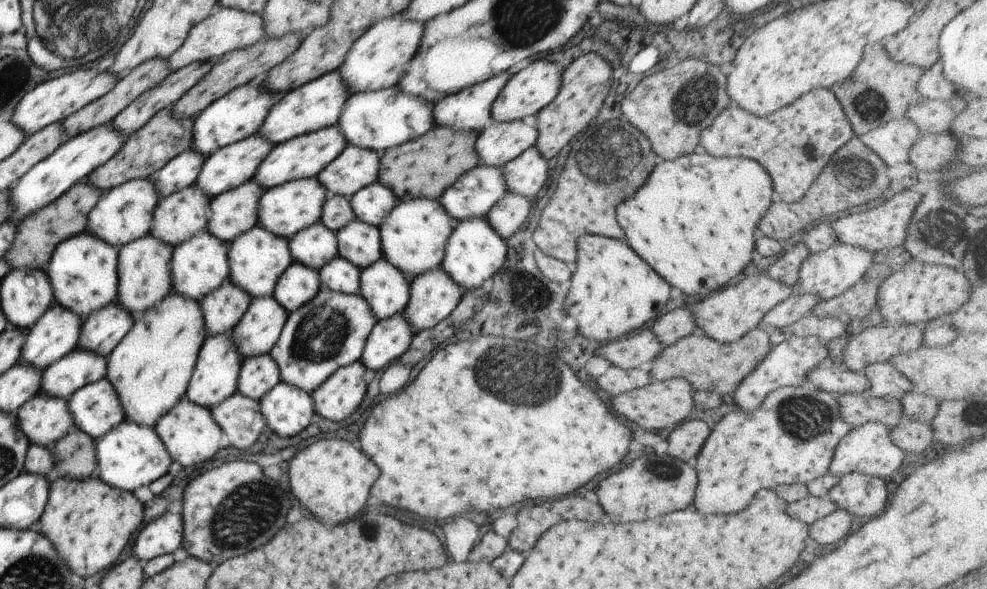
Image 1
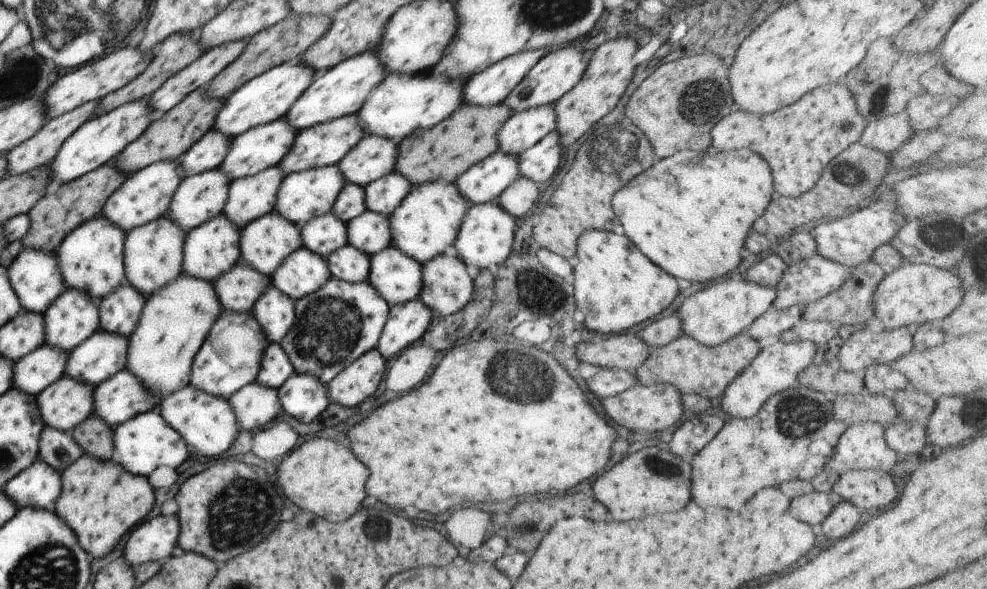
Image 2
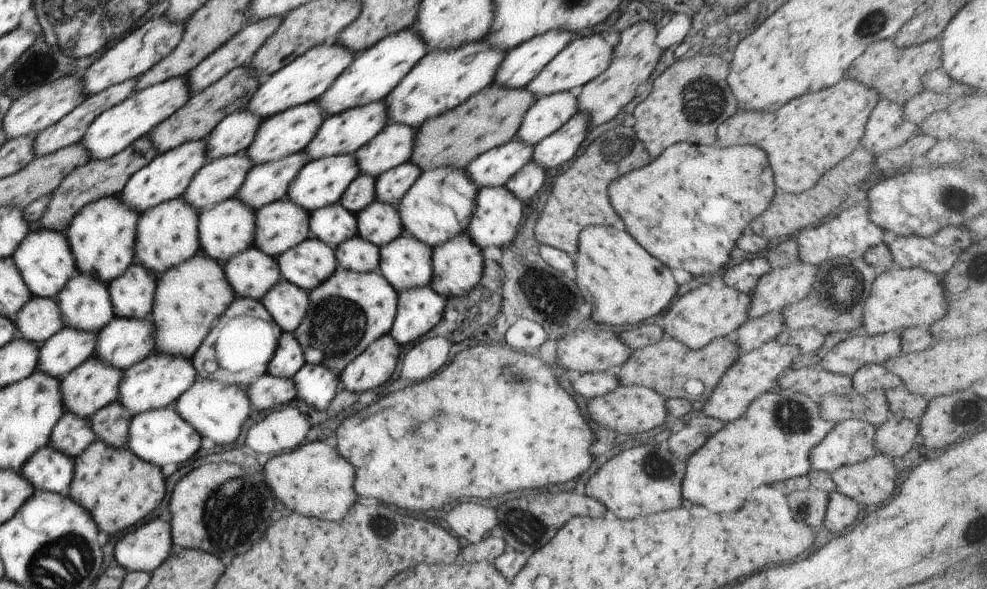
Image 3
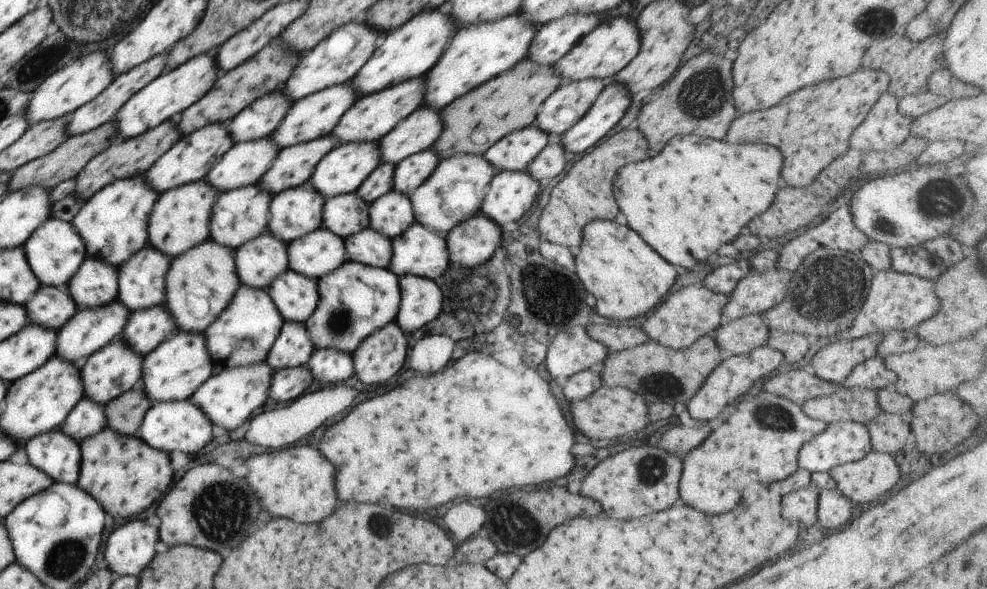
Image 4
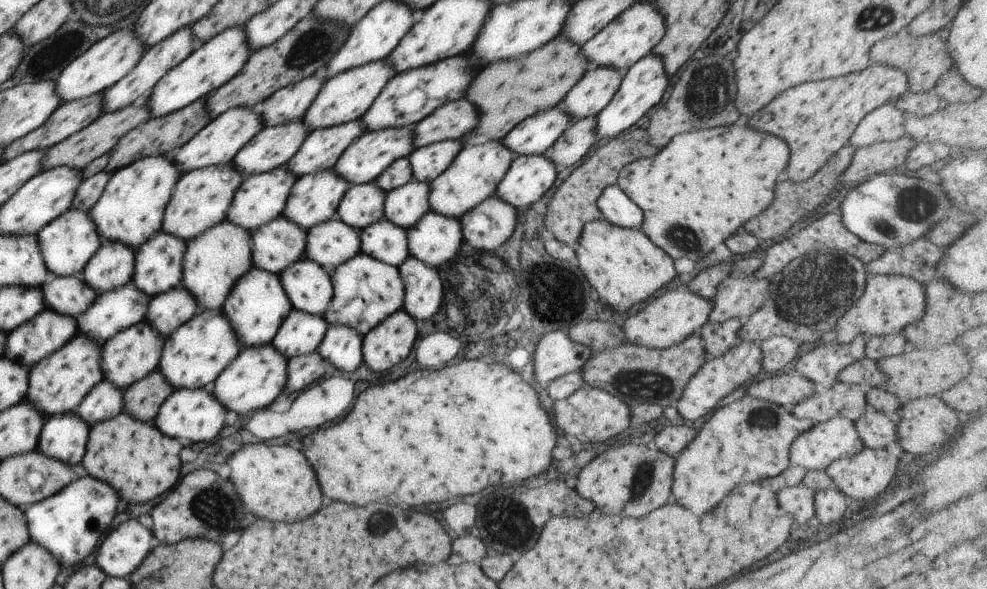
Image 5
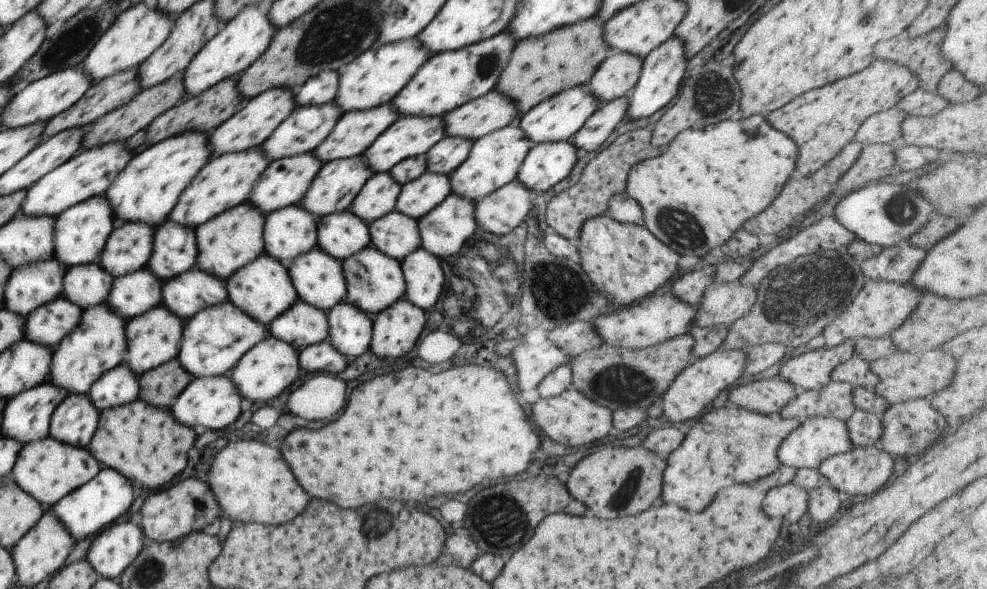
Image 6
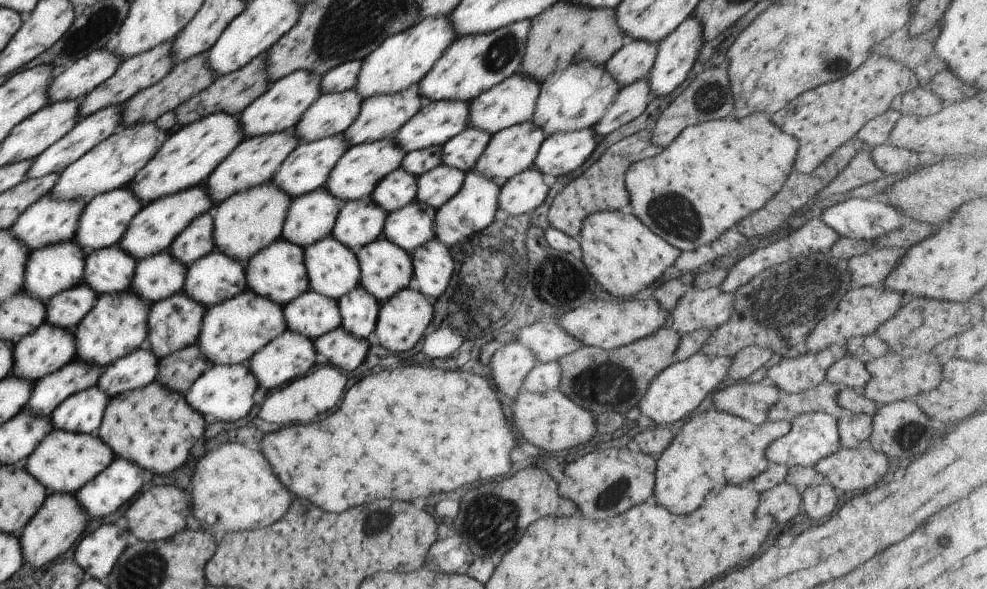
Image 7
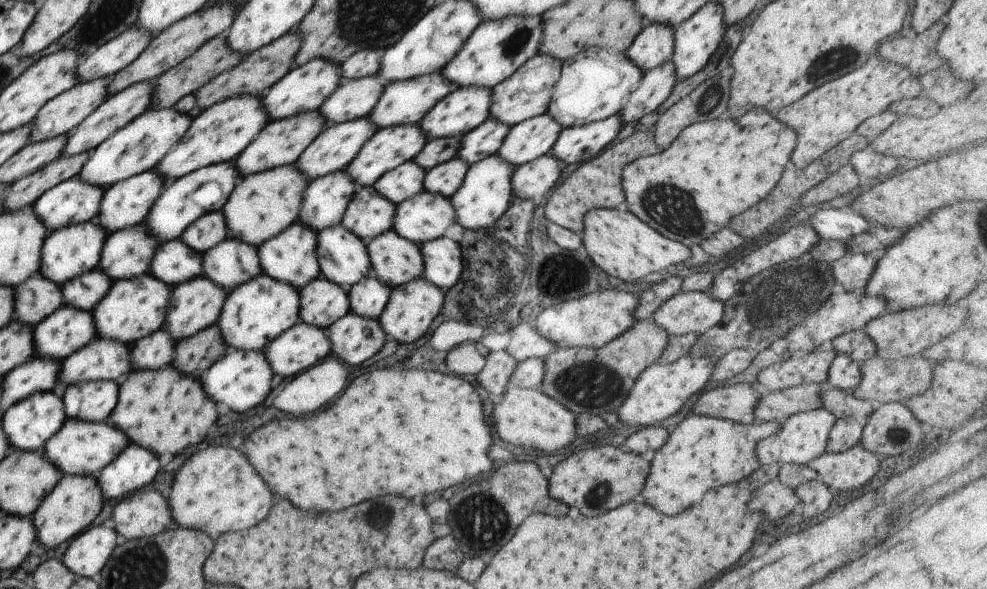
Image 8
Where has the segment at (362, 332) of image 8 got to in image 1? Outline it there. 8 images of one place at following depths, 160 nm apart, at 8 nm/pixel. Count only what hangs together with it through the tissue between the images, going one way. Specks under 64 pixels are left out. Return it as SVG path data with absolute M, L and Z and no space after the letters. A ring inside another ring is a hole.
M234 393L211 408L212 416L228 436L230 446L250 448L267 425L259 400Z

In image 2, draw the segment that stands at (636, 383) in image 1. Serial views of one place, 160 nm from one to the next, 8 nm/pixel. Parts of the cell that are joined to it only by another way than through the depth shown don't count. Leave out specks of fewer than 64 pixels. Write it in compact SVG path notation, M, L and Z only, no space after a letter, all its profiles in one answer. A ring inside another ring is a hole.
M601 367L599 372L585 380L588 388L599 399L611 397L632 388L638 383L634 373Z

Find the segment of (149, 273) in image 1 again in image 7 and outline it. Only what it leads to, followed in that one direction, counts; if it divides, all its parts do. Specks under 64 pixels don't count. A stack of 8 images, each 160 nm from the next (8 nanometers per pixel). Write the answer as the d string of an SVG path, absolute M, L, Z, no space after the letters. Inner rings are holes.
M294 128L257 137L246 137L207 178L206 184L210 188L212 200L221 203L234 193L247 191L249 188L272 180L280 165L300 144Z

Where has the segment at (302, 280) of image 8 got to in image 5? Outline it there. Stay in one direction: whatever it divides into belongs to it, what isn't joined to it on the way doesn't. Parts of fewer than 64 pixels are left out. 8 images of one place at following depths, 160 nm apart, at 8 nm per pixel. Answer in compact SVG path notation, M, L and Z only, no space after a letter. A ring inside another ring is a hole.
M254 266L235 282L222 308L224 314L236 329L243 348L271 343L280 325L286 320L286 317L290 314L292 309L292 303L286 296L286 291L284 290L283 284L280 282L279 275Z

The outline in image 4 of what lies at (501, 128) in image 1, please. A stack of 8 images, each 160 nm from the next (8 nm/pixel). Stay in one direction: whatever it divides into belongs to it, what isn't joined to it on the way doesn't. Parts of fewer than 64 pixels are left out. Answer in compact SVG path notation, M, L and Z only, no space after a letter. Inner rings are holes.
M582 79L558 87L539 108L534 124L551 137L570 130L596 102L605 79Z

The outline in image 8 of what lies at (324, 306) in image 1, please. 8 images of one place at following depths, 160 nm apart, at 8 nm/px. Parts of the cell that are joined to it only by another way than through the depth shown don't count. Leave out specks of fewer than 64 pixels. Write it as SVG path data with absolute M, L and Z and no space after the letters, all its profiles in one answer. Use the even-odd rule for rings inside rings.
M393 228L367 244L371 274L390 288L406 284L424 272L420 246L400 236Z

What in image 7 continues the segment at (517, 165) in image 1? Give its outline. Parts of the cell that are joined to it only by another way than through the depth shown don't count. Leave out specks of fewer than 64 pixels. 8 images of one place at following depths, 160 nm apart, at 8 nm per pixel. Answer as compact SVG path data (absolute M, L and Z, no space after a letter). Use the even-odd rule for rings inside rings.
M688 17L674 32L658 43L657 57L647 78L652 96L672 94L690 74L694 62L698 59L703 40L703 24L698 17Z

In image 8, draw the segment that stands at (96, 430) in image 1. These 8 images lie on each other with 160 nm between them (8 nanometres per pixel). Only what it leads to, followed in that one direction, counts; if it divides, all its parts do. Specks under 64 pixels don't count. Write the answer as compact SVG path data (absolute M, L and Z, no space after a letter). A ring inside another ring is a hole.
M264 273L228 293L216 325L220 327L229 350L262 351L285 330L302 322L299 312L299 290Z

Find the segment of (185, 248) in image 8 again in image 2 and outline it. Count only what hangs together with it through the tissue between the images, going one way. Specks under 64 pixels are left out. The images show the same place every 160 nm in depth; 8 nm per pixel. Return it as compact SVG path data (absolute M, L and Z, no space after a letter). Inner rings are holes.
M44 343L16 362L12 386L37 395L65 376L70 352Z

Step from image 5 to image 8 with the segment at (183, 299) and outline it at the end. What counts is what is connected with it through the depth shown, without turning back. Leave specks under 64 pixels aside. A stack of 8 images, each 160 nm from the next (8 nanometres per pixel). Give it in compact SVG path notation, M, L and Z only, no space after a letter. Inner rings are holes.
M232 237L219 242L202 257L203 274L228 293L263 274L258 248Z

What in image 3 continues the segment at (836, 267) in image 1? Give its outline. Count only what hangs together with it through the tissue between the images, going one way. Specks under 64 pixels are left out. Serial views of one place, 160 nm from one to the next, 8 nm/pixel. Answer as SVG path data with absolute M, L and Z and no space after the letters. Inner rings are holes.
M798 260L784 267L770 269L758 278L747 308L750 319L781 311L806 298L813 287L817 268Z

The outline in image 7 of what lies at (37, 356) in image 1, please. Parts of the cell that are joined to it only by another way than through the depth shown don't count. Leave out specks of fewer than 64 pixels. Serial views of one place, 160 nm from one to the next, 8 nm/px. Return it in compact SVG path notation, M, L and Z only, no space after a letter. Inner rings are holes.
M206 181L194 188L190 187L180 192L160 197L142 207L142 210L132 218L127 231L121 238L120 246L130 253L138 262L142 257L152 256L158 252L168 251L174 239L188 226L196 216L213 212L216 206L212 206L211 196L208 196Z

